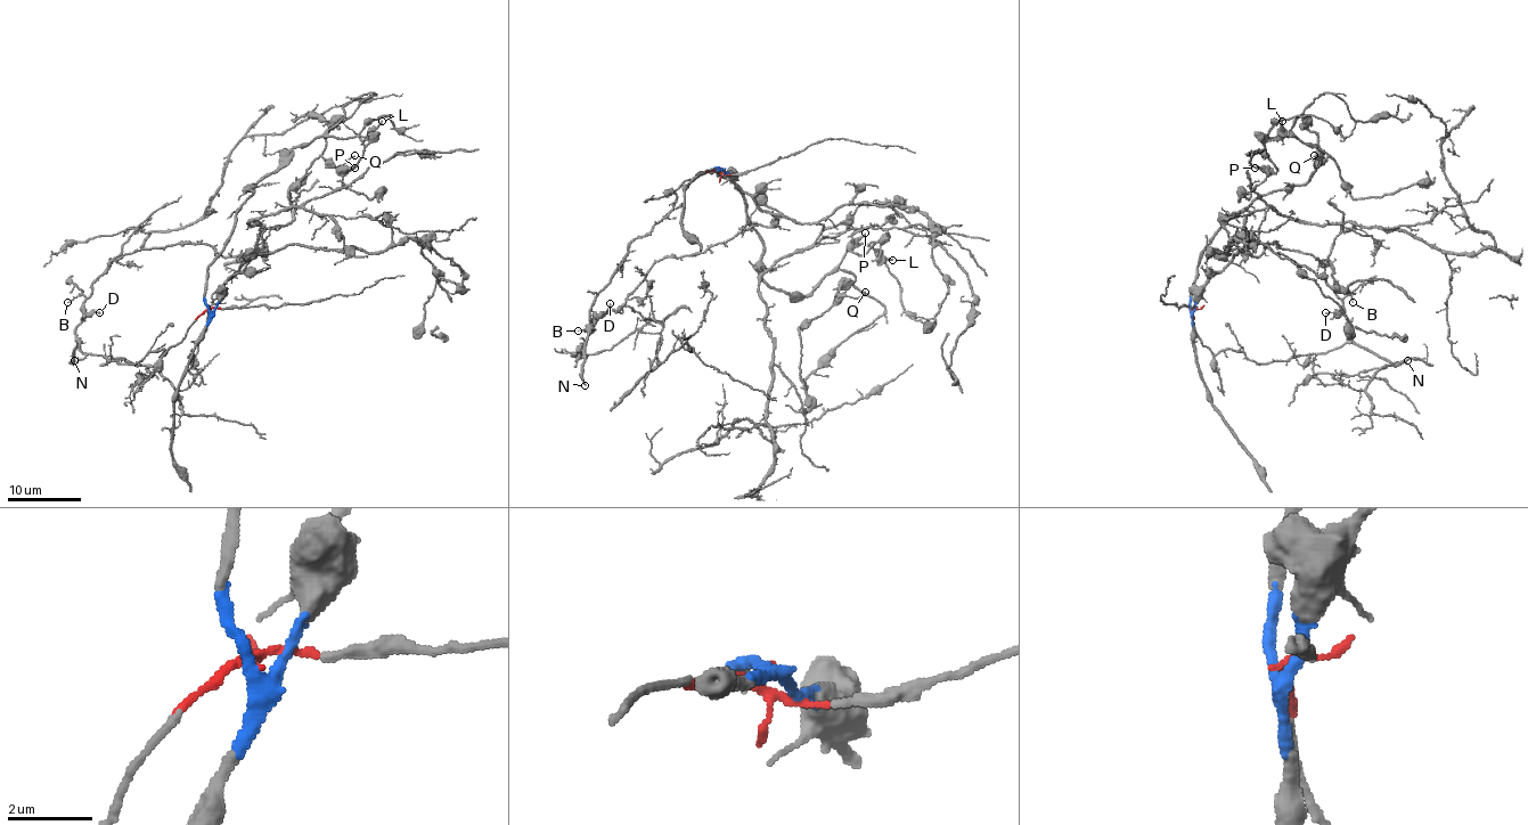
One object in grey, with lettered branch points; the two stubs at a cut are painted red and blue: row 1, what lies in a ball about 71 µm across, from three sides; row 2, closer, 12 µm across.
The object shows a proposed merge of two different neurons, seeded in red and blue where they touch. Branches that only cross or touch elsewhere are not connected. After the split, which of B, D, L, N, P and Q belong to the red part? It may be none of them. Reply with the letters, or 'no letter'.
B, D, N

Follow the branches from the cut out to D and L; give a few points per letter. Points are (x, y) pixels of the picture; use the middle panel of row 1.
D: (719, 170), (701, 171), (675, 192), (668, 212), (629, 245), (623, 263), (596, 297), (587, 331), (611, 302)
L: (719, 168), (758, 235), (760, 277), (771, 286), (808, 293), (852, 245), (879, 242), (880, 254), (893, 260)

